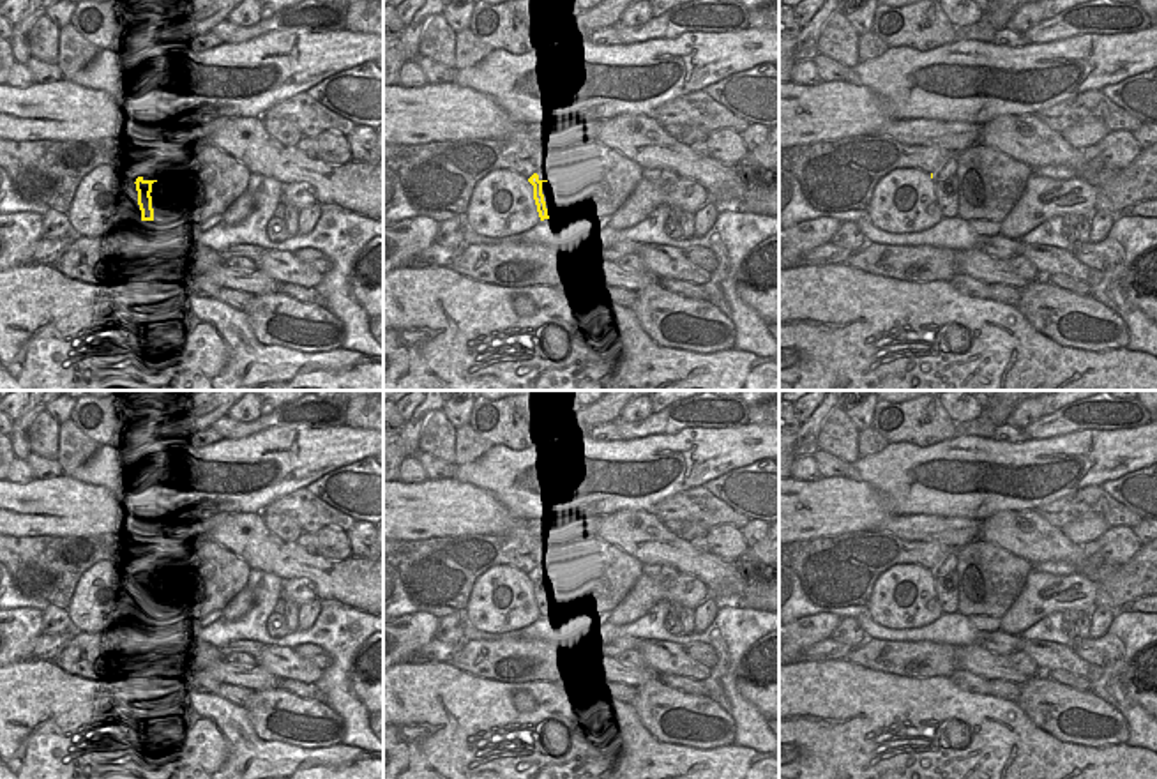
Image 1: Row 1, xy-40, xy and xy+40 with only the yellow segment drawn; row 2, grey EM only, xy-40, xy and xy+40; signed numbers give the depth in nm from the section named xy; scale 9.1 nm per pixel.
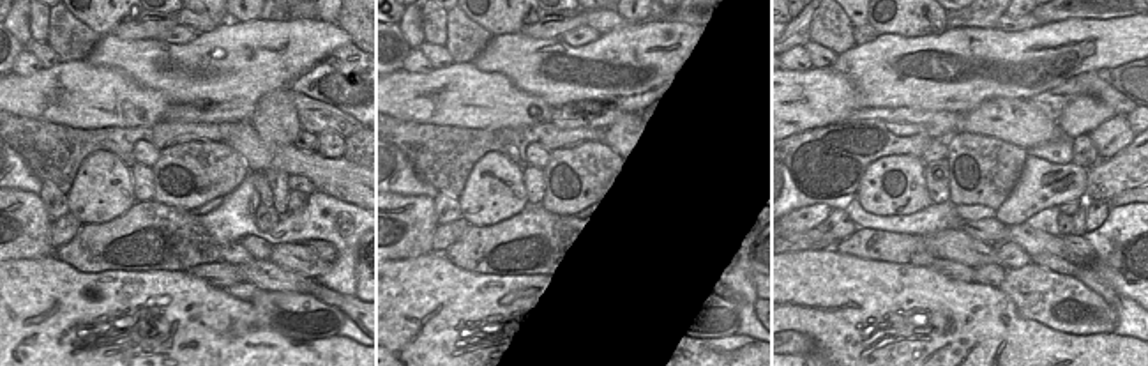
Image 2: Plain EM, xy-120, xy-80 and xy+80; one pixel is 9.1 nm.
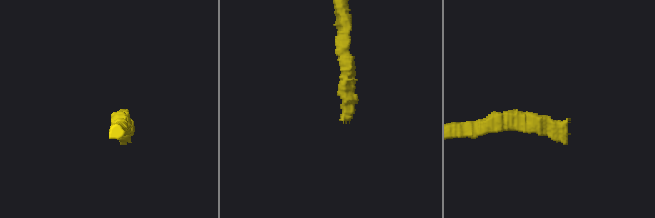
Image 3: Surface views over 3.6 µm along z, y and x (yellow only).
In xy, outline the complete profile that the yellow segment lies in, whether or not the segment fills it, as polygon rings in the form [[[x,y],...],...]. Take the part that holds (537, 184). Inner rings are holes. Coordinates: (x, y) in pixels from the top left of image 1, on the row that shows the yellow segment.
[[[533,173],[528,182],[533,185],[533,200],[537,205],[537,212],[541,221],[558,216],[558,178],[541,180],[537,173]]]

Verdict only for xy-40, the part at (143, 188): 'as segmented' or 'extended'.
extended

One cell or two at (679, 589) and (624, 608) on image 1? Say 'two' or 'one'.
one

